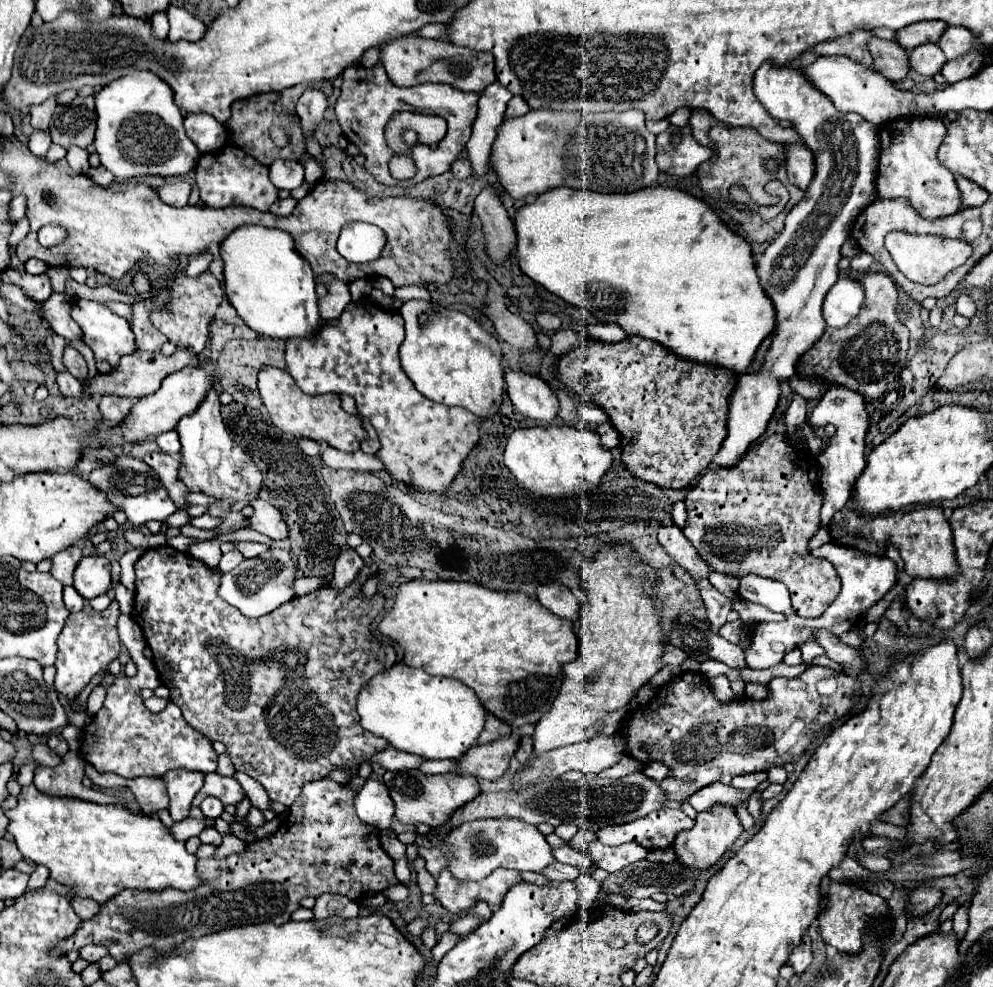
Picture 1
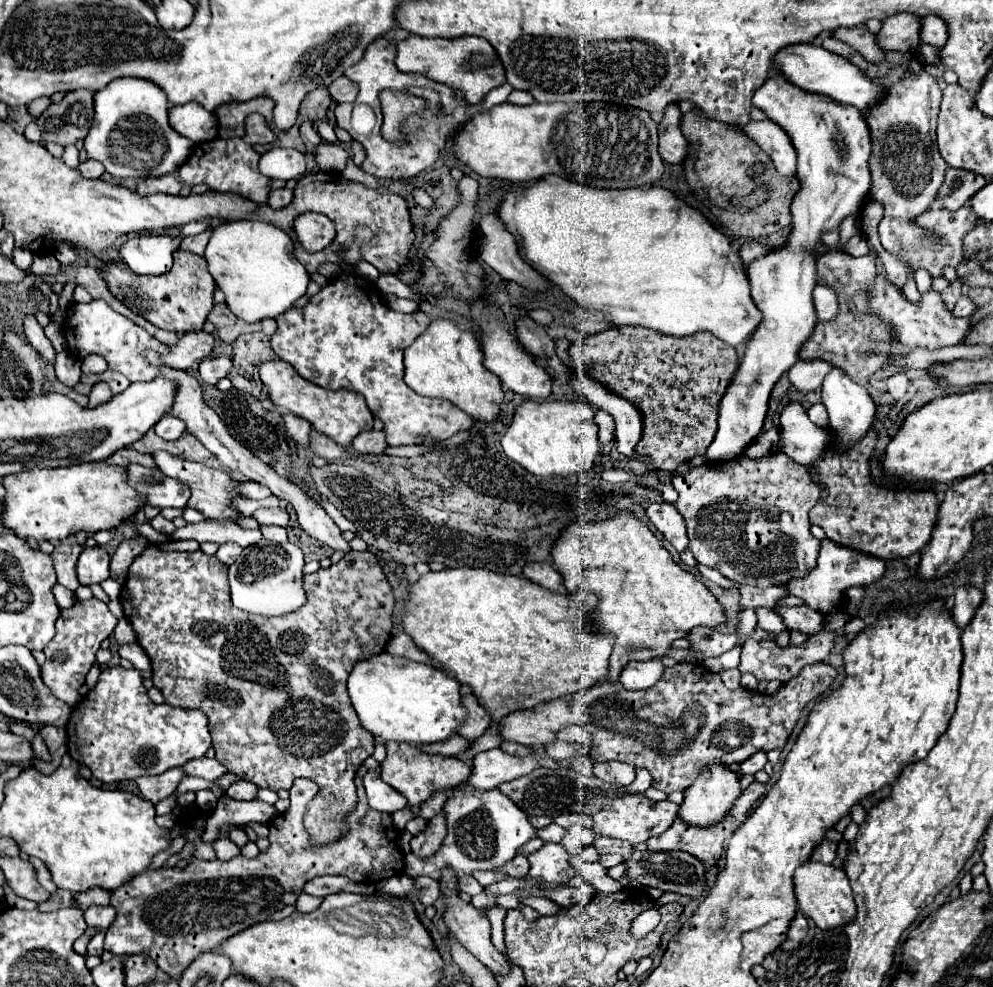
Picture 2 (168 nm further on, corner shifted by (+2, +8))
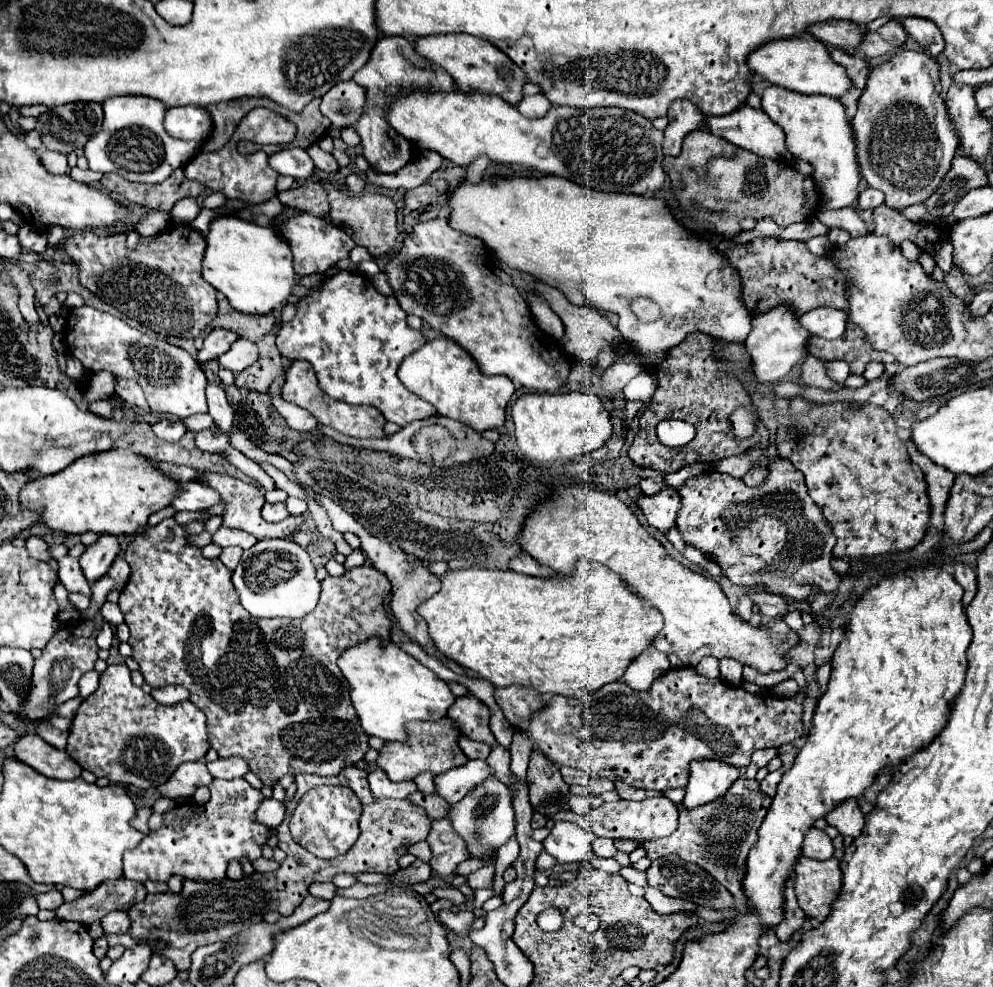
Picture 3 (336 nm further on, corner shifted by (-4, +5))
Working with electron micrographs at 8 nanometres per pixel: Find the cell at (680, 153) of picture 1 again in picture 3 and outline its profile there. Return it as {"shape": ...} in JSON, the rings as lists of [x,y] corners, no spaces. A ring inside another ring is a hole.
{"shape":[[[674,101],[668,107],[666,117],[670,119],[670,123],[664,129],[664,141],[662,141],[664,155],[680,155],[684,137],[696,129],[706,127],[706,117],[702,115],[702,111],[688,101]]]}

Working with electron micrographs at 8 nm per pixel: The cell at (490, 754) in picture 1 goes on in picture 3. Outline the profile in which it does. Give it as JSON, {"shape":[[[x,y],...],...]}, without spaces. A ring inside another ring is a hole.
{"shape":[[[682,667],[682,669],[670,669],[666,671],[664,675],[656,677],[654,683],[650,685],[650,689],[646,691],[634,691],[630,689],[624,681],[616,681],[616,683],[608,683],[604,685],[600,691],[594,691],[592,695],[586,695],[582,699],[568,699],[568,697],[552,697],[548,701],[548,705],[538,711],[534,717],[532,717],[532,723],[530,723],[530,729],[526,731],[532,739],[534,739],[534,745],[550,759],[554,761],[556,765],[568,765],[568,767],[582,767],[586,771],[590,771],[590,775],[596,775],[596,777],[602,777],[602,779],[610,779],[610,781],[624,781],[632,787],[640,787],[640,789],[654,789],[654,791],[664,791],[664,789],[672,789],[672,787],[686,787],[688,783],[688,763],[692,759],[720,759],[728,765],[734,765],[734,767],[748,767],[750,765],[750,757],[754,751],[758,749],[764,749],[764,747],[780,747],[784,743],[790,743],[798,737],[804,735],[804,725],[802,725],[802,701],[804,701],[804,693],[798,693],[790,699],[778,699],[774,695],[752,695],[748,691],[744,691],[742,687],[734,687],[734,685],[728,685],[726,681],[722,679],[708,679],[708,677],[702,677],[698,675],[694,669],[688,669],[688,667]]]}

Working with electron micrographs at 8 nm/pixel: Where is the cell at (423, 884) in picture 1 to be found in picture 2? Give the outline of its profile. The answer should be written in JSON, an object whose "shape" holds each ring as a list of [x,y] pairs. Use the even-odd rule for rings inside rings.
{"shape":[[[429,877],[416,878],[416,887],[420,892],[419,901],[426,907],[431,906],[440,897],[440,888],[436,880]]]}

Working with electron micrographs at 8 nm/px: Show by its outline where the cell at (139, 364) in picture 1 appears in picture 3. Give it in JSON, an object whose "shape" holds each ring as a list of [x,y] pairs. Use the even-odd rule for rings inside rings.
{"shape":[[[212,329],[204,339],[204,347],[198,351],[198,361],[206,363],[210,359],[218,359],[222,353],[226,353],[230,349],[230,345],[236,339],[238,339],[238,335],[230,329]]]}

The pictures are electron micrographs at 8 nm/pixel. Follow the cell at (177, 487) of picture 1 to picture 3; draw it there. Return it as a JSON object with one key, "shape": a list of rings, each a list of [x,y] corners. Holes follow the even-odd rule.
{"shape":[[[206,473],[204,475],[206,483],[216,489],[220,495],[222,495],[222,503],[226,507],[226,513],[224,513],[224,527],[234,527],[234,529],[242,529],[246,533],[250,533],[252,537],[256,539],[266,539],[266,537],[276,537],[276,539],[292,539],[292,535],[298,531],[300,523],[302,523],[302,517],[296,517],[296,515],[288,515],[284,519],[284,523],[268,523],[262,519],[260,515],[260,509],[264,505],[264,491],[262,487],[256,487],[256,485],[250,485],[250,483],[244,483],[236,477],[230,477],[226,473]]]}

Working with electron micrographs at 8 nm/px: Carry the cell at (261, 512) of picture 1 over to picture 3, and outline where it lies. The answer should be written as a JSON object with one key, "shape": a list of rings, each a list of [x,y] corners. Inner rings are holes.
{"shape":[[[264,503],[262,507],[262,517],[264,521],[270,521],[270,523],[276,523],[280,519],[286,519],[288,517],[288,511],[286,511],[286,503]]]}

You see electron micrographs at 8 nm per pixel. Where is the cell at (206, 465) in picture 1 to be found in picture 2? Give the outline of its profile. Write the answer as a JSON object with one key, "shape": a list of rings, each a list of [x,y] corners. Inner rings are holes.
{"shape":[[[220,356],[214,360],[202,360],[200,362],[200,378],[204,384],[216,386],[218,380],[222,380],[232,368],[232,360],[228,356]]]}

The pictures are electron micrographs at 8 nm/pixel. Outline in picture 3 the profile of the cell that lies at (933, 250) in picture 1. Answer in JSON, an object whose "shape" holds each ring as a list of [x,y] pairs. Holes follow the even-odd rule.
{"shape":[[[918,51],[896,53],[890,61],[876,65],[868,75],[866,89],[858,99],[858,111],[850,123],[856,141],[860,175],[870,187],[884,191],[888,207],[908,207],[914,203],[924,203],[936,191],[942,177],[950,169],[950,161],[958,149],[960,139],[952,127],[940,91],[942,85],[938,77],[938,63],[926,53]]]}

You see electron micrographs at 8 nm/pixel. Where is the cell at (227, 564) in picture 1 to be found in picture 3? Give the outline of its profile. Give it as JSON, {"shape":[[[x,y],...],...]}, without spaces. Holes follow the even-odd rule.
{"shape":[[[228,547],[228,549],[222,549],[222,553],[220,553],[220,561],[222,561],[230,571],[238,565],[240,557],[242,557],[242,547]]]}

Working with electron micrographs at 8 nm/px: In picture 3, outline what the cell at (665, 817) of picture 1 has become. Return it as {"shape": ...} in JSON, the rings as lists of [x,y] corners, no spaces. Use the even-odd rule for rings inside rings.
{"shape":[[[652,797],[644,801],[616,801],[616,803],[602,803],[598,809],[592,809],[588,815],[588,821],[596,837],[638,839],[642,843],[646,839],[670,835],[676,829],[678,809],[666,797]]]}

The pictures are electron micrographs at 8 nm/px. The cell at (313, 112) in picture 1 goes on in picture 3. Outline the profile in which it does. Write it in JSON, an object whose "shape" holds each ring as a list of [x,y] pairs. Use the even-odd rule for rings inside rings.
{"shape":[[[312,145],[312,147],[308,149],[308,155],[312,157],[312,161],[314,161],[314,165],[316,165],[318,169],[328,171],[328,173],[338,173],[338,163],[336,163],[336,159],[334,159],[330,153],[324,153],[318,145]]]}

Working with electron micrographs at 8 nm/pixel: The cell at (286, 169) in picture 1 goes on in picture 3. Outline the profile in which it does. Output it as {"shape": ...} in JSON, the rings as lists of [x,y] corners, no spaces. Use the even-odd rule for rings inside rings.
{"shape":[[[290,147],[284,151],[278,151],[270,157],[272,169],[280,175],[290,175],[294,179],[308,179],[314,173],[314,163],[310,155],[304,149]]]}

